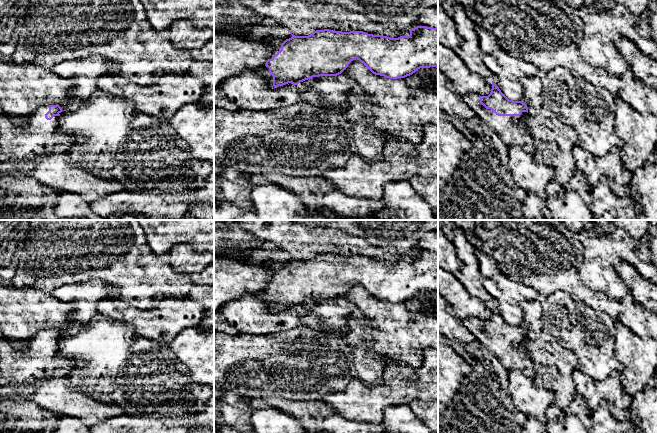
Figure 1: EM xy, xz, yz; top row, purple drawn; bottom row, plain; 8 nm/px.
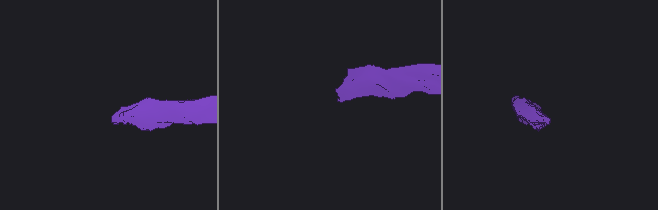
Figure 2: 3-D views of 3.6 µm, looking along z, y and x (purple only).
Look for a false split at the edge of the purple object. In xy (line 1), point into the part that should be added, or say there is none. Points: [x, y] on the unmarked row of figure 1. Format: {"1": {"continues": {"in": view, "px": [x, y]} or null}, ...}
{"1": {"continues": {"in": "xy", "px": [36, 360]}}}

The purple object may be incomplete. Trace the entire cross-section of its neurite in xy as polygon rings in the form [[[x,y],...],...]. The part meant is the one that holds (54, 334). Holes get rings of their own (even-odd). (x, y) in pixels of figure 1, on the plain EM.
[[[44,329],[18,349],[0,336],[0,386],[68,376],[76,361],[60,355],[62,335],[59,329]]]

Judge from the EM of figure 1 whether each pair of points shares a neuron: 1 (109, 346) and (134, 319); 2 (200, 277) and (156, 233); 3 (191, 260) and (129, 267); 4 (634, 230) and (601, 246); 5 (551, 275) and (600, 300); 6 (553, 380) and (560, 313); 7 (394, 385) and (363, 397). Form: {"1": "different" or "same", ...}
{"1": "different", "2": "different", "3": "different", "4": "different", "5": "same", "6": "different", "7": "same"}

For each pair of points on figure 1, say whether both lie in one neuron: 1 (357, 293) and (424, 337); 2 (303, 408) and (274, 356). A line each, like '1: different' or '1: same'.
1: same
2: different

